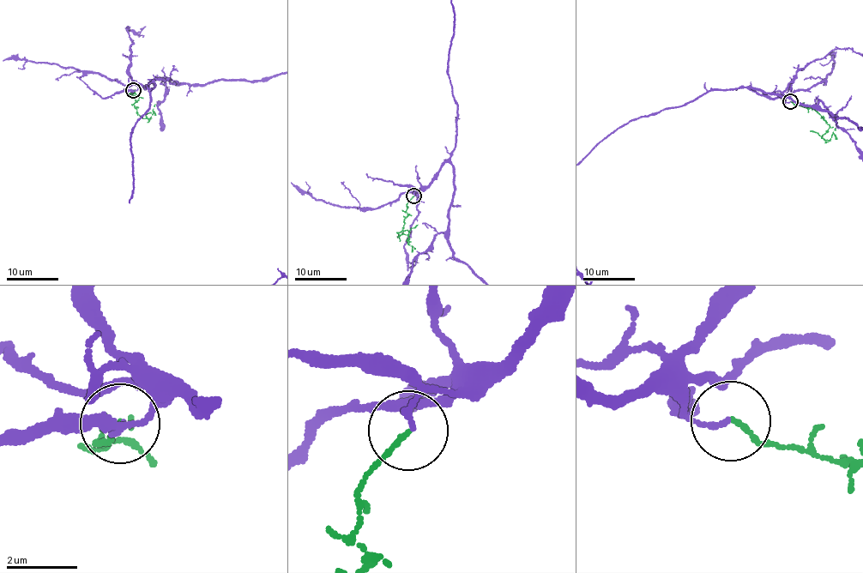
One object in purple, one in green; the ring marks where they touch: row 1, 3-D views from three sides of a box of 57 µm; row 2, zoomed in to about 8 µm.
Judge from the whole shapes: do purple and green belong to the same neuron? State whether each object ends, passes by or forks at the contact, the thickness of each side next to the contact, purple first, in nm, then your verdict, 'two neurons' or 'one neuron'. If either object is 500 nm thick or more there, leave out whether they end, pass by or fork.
purple ends there; green ends there; 160 nm thick on the purple side, 120 nm on the other; one neuron

